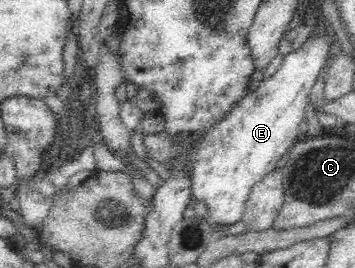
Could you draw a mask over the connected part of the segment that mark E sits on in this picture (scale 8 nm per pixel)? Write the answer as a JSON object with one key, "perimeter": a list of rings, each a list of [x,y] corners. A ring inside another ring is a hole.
{"perimeter":[[[323,18],[322,23],[318,19],[315,23],[316,35],[296,51],[285,55],[278,70],[263,80],[256,90],[244,95],[242,101],[230,107],[226,117],[214,123],[202,135],[202,139],[198,139],[198,143],[186,146],[173,143],[163,131],[145,135],[143,139],[147,155],[168,168],[172,161],[178,161],[184,154],[183,159],[191,167],[189,177],[193,180],[192,196],[207,206],[207,221],[214,228],[234,225],[242,219],[251,190],[266,175],[276,170],[282,155],[301,138],[299,127],[303,123],[312,86],[335,44]],[[190,146],[192,149],[189,149]]]}

